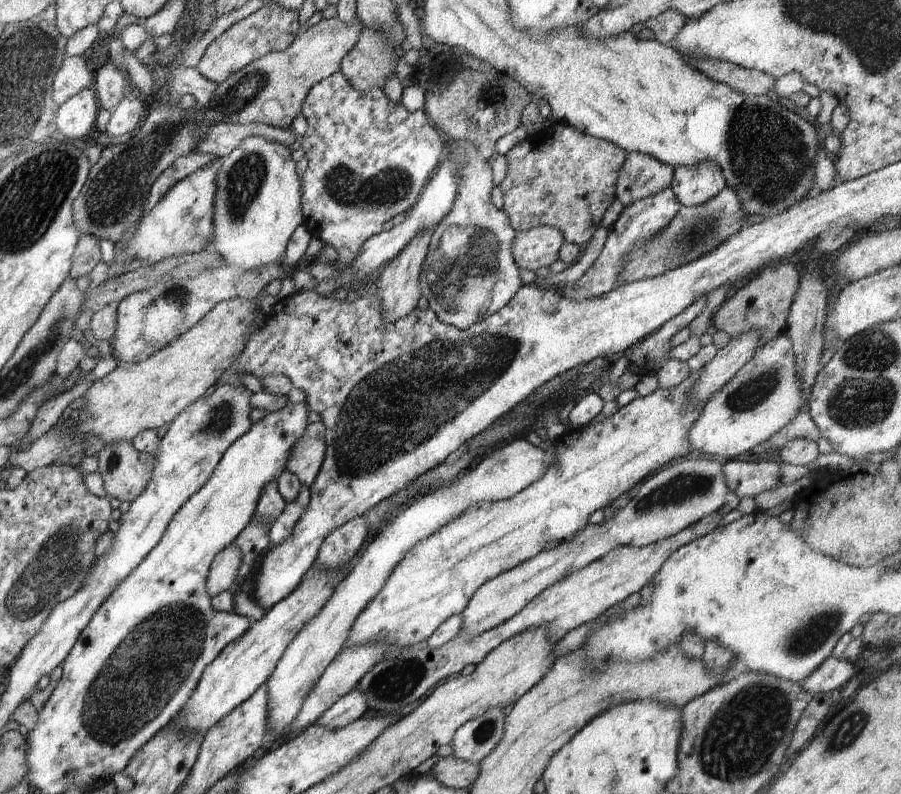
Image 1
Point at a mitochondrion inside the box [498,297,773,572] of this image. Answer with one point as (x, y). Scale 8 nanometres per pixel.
(683, 486)

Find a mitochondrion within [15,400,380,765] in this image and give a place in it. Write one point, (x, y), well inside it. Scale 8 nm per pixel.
(114, 710)

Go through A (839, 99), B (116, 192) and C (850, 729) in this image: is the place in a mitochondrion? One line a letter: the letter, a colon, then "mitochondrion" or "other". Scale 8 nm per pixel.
A: other
B: mitochondrion
C: mitochondrion

